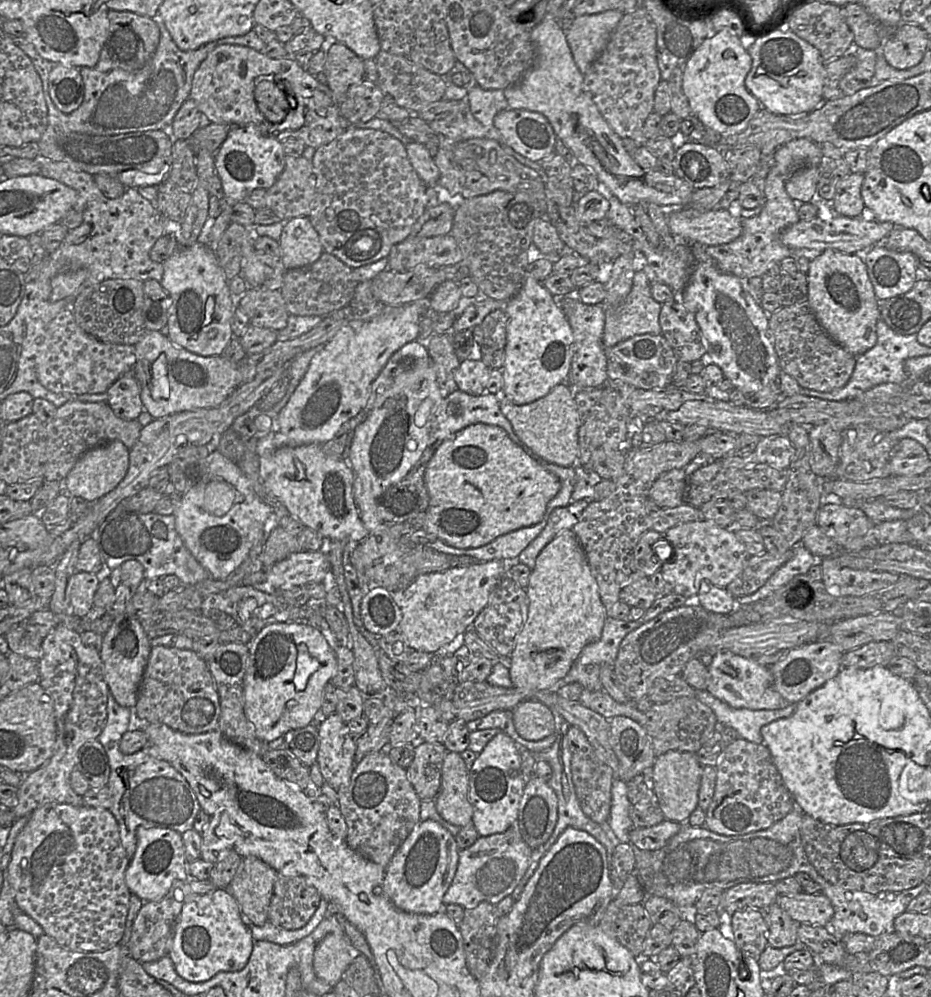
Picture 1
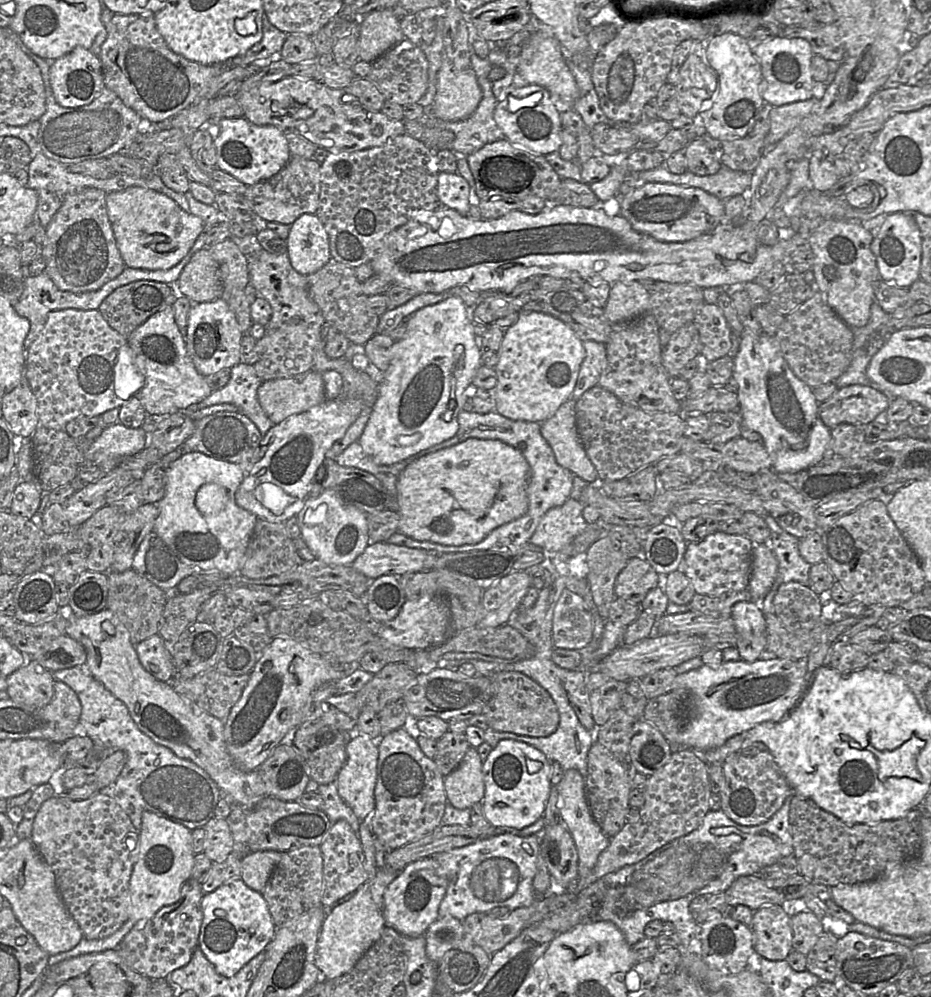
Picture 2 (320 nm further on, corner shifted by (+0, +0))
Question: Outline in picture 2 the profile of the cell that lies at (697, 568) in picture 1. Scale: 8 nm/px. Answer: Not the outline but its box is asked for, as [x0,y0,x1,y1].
[680,531,754,597]

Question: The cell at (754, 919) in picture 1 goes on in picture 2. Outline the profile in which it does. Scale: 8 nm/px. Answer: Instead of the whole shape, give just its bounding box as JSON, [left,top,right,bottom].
[753,905,793,961]

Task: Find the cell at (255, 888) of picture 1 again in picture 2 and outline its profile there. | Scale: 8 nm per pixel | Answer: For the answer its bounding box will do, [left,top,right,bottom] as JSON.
[241,851,283,892]

